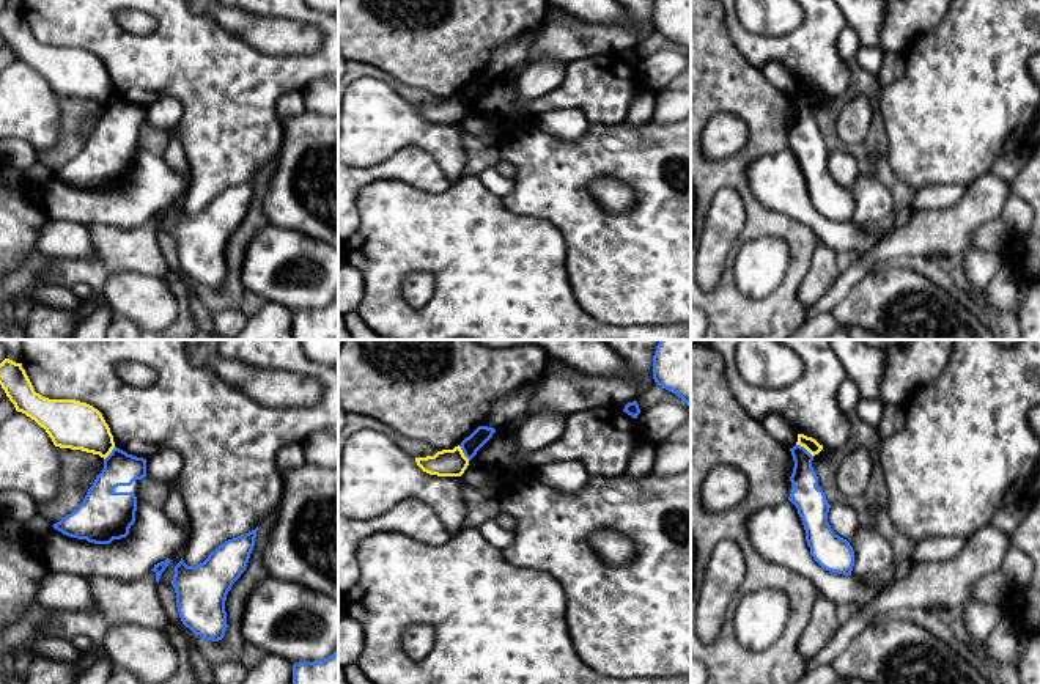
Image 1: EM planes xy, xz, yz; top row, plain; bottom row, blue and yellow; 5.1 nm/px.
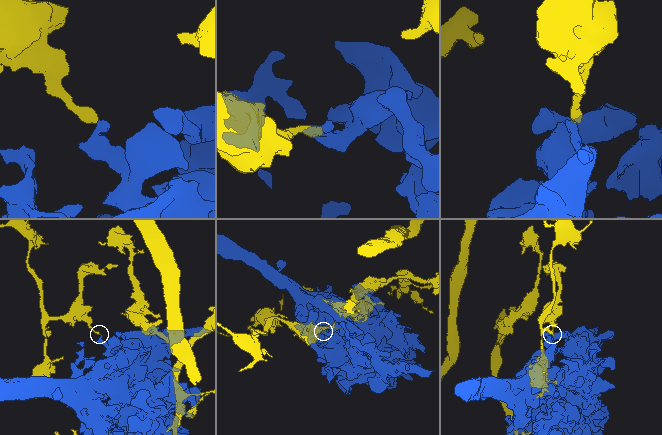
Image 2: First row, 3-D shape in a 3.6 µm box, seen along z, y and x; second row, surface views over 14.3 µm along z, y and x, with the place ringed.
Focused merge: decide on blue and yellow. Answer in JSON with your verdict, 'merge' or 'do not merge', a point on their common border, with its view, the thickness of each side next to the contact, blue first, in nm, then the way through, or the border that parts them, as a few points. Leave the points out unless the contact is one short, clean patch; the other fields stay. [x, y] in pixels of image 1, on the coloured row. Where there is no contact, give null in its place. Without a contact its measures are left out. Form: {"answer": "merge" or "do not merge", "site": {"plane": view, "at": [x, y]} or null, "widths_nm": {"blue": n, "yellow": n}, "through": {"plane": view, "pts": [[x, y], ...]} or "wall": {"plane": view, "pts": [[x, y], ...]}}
{"answer": "do not merge", "site": {"plane": "yz", "at": [804, 448]}, "widths_nm": {"blue": 150, "yellow": 70}, "wall": {"plane": "yz", "pts": [[796, 444], [812, 456]]}}

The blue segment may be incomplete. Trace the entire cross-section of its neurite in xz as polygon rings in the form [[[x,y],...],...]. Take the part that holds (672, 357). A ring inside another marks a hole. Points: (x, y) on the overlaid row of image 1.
[[[661,340],[653,355],[656,385],[691,406],[691,340]]]

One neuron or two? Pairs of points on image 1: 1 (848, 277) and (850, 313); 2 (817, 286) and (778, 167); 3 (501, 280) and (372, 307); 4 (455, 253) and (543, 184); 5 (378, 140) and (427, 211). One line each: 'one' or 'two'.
1: two
2: two
3: one
4: two
5: two

